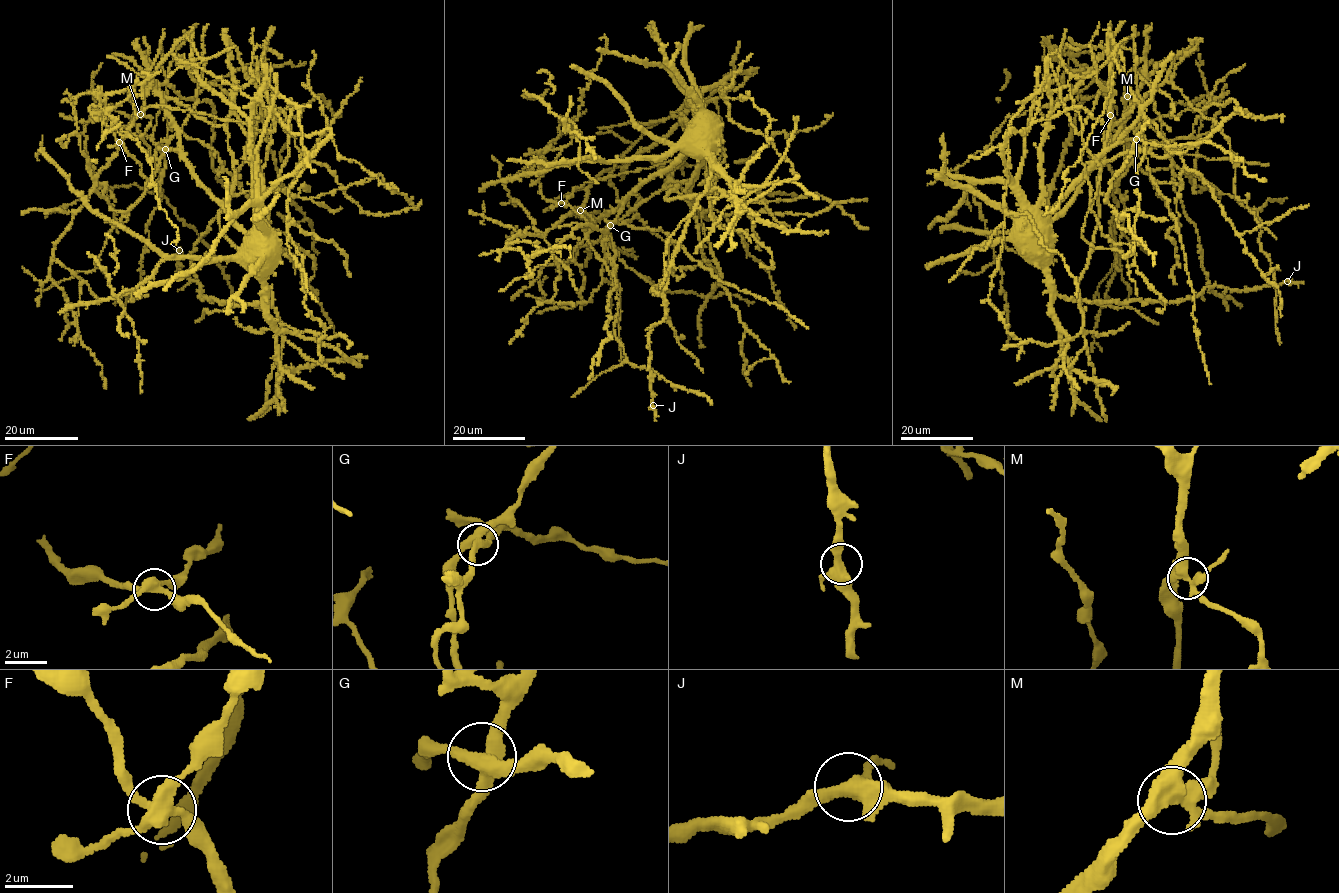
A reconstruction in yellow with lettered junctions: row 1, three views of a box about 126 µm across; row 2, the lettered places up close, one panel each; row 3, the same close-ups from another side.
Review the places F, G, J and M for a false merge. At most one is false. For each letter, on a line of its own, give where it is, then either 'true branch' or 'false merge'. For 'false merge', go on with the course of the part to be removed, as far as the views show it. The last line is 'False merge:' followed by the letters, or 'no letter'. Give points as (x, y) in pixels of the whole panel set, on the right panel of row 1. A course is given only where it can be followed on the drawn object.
F: at (1110, 115); false merge; foreign part runs (1110, 115), (1106, 87), (1081, 71), (1070, 53), (1059, 97), (1052, 104), (1007, 117), (985, 150), (931, 184)
G: at (1136, 139); true branch
J: at (1287, 281); true branch
M: at (1127, 96); true branch
False merge: F

